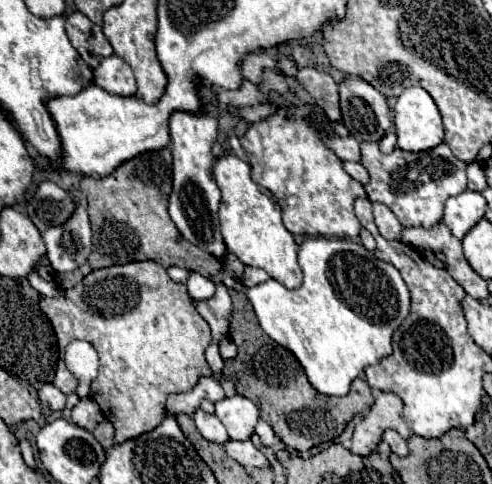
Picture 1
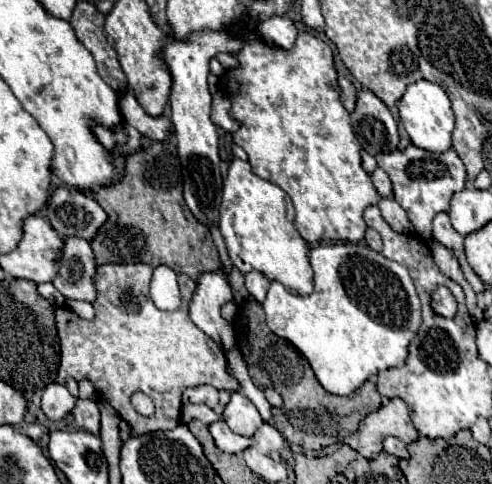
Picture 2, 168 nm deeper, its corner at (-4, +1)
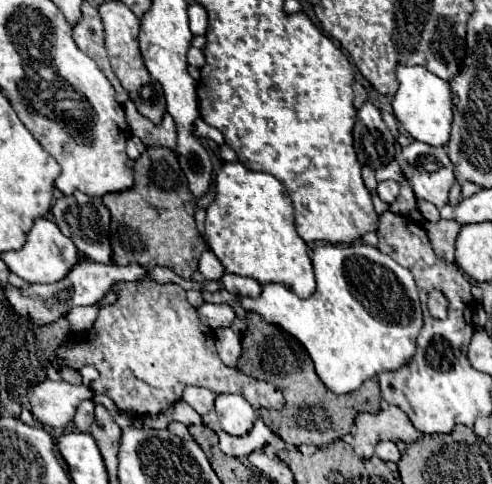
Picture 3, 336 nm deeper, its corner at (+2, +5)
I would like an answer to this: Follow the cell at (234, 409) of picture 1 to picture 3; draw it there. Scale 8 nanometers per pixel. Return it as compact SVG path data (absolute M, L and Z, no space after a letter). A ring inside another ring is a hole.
M217 395L215 411L219 425L229 435L247 435L257 419L255 409L241 395Z

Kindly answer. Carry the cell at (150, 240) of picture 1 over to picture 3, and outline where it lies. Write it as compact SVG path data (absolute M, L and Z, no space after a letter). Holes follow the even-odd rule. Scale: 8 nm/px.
M147 147L139 159L133 163L135 185L119 193L103 195L105 207L111 211L111 247L113 247L113 265L161 265L169 267L183 279L193 279L193 273L199 267L199 257L205 251L205 241L201 239L195 227L195 205L197 199L187 187L187 179L177 163L177 157L167 147Z

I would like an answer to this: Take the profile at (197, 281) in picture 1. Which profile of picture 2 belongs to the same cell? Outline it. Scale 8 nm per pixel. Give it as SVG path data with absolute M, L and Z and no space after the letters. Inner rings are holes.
M205 273L199 279L199 285L195 289L195 295L191 299L191 319L193 323L211 335L219 347L229 351L235 345L233 327L227 323L219 309L223 303L231 301L233 293L229 287L229 281L223 273Z

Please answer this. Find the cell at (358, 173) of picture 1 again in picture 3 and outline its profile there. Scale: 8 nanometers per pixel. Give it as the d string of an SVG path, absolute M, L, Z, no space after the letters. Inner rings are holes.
M381 181L375 191L381 197L381 201L393 203L397 199L397 195L399 195L399 183L397 181Z

